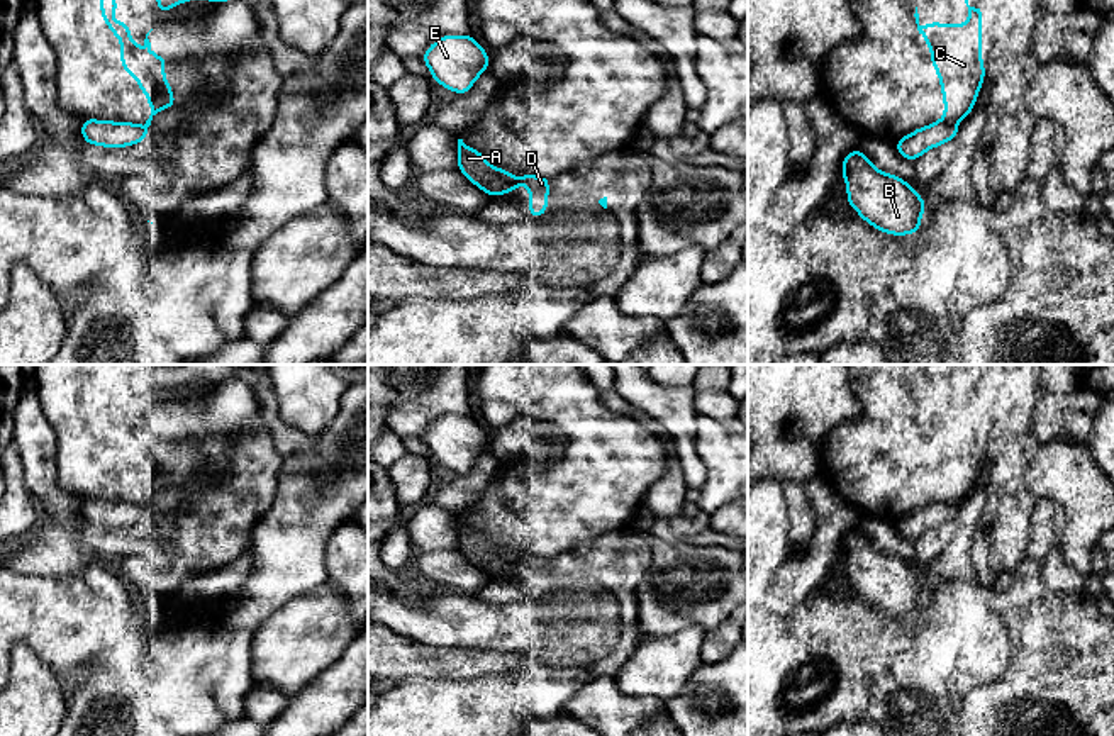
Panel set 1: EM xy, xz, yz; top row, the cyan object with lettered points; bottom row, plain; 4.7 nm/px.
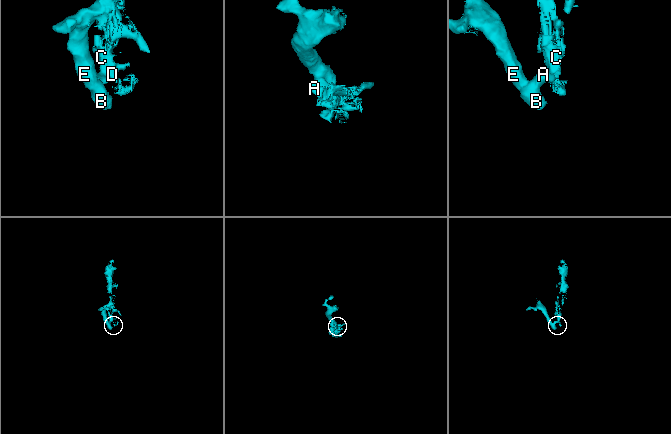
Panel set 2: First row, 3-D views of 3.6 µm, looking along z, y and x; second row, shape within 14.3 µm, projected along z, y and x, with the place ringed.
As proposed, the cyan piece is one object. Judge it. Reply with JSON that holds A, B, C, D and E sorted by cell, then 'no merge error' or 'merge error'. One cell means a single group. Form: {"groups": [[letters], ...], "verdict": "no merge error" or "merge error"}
{"groups": [["A", "B", "E"], ["C", "D"]], "verdict": "merge error"}

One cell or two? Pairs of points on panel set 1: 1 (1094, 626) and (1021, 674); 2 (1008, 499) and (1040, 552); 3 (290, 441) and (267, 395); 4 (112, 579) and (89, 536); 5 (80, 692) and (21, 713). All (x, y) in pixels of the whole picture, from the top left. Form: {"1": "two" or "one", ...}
{"1": "one", "2": "two", "3": "one", "4": "two", "5": "two"}

